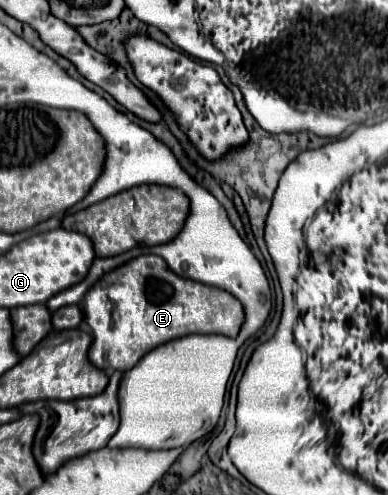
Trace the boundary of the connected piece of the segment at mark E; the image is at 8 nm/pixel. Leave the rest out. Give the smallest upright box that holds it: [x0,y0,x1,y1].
[81,254,243,372]

